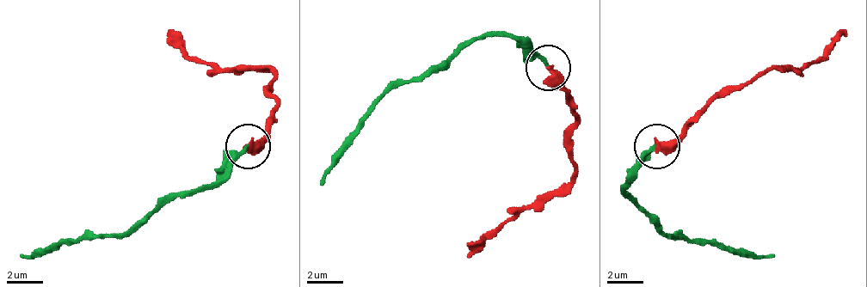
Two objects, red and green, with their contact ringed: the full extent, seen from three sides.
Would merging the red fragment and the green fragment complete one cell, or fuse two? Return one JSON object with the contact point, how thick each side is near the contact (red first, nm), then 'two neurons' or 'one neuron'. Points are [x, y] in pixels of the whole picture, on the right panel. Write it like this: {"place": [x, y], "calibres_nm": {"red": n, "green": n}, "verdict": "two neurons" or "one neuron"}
{"place": [656, 146], "calibres_nm": {"red": 500, "green": 200}, "verdict": "one neuron"}

